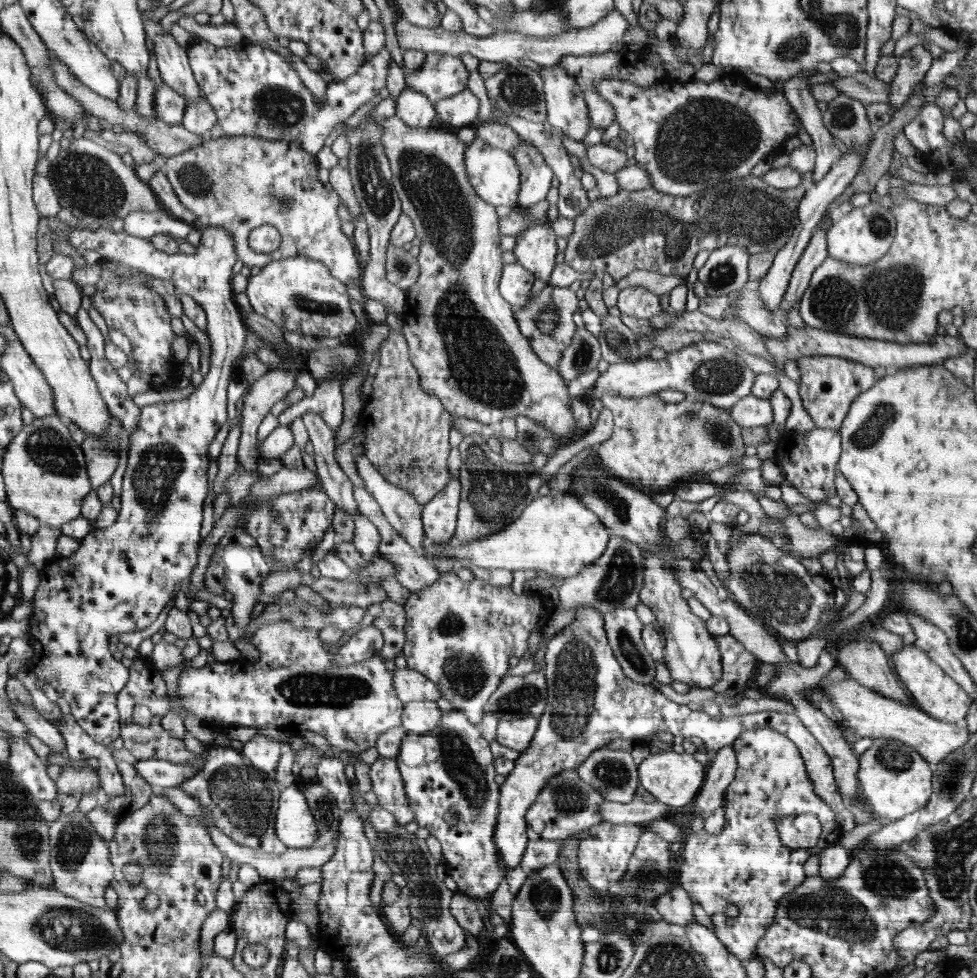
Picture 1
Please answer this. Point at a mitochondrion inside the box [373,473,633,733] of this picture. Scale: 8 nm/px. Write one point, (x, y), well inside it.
(466, 676)

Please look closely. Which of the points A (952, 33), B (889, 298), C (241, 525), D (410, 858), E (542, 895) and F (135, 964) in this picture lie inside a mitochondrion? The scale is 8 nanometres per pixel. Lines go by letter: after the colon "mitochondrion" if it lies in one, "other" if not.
A: other
B: mitochondrion
C: other
D: mitochondrion
E: mitochondrion
F: other

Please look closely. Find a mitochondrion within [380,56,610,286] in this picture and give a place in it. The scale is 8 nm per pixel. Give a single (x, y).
(516, 90)

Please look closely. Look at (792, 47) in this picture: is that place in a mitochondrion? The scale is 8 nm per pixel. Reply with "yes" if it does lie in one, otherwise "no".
yes

